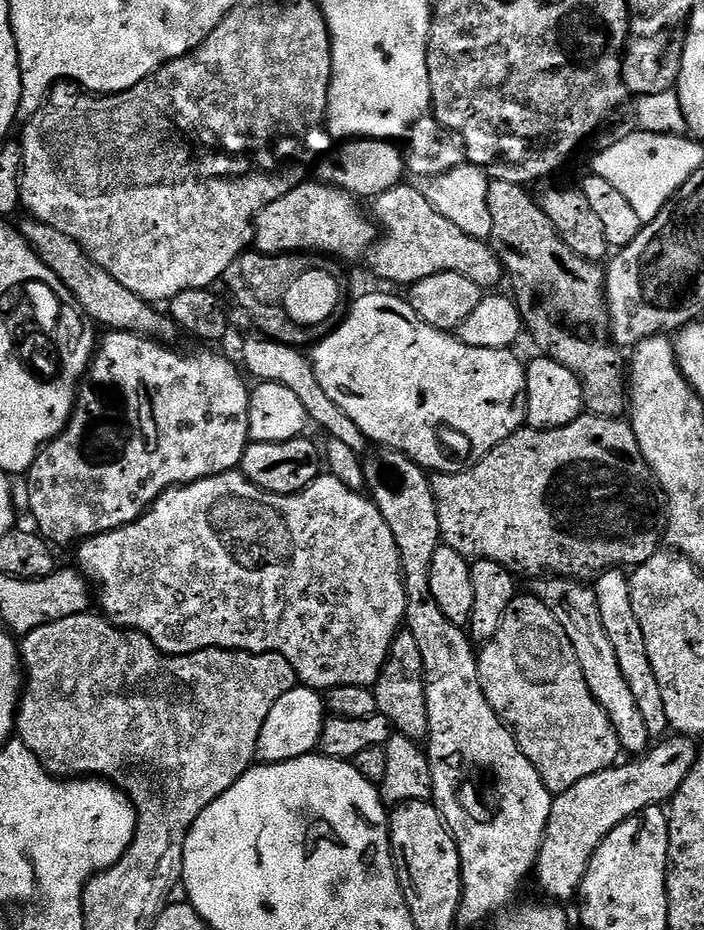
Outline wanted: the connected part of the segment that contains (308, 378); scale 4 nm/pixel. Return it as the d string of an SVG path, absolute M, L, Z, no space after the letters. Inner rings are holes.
M254 336L254 339L248 341L243 350L242 356L244 358L243 367L260 382L276 382L280 385L290 388L298 399L301 400L302 405L306 408L309 419L318 424L322 429L326 430L330 438L339 440L347 447L354 450L359 456L365 455L370 448L370 441L366 439L357 426L356 422L351 421L349 417L329 397L318 384L317 375L314 374L311 359L297 348L287 347L284 344L274 343L267 338Z

